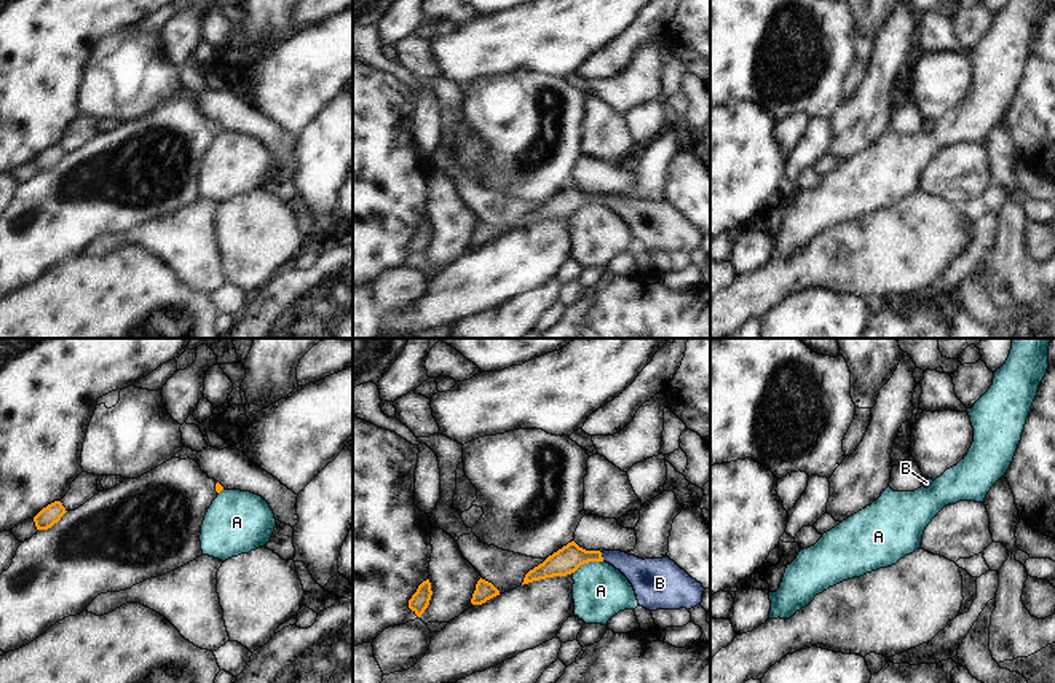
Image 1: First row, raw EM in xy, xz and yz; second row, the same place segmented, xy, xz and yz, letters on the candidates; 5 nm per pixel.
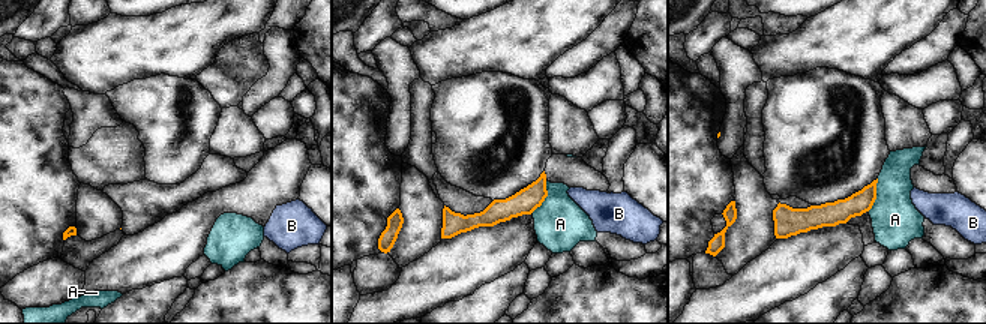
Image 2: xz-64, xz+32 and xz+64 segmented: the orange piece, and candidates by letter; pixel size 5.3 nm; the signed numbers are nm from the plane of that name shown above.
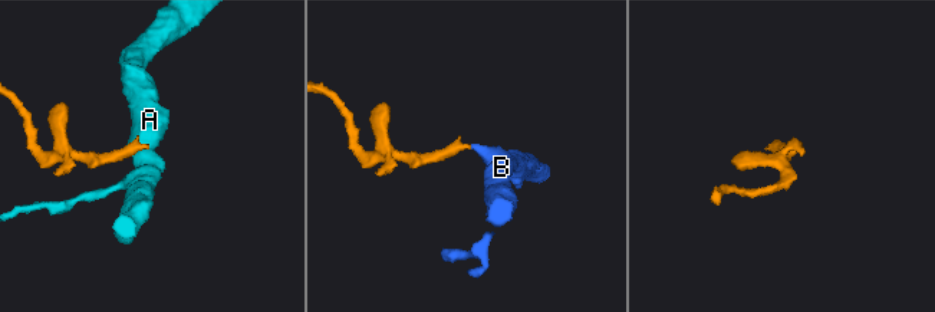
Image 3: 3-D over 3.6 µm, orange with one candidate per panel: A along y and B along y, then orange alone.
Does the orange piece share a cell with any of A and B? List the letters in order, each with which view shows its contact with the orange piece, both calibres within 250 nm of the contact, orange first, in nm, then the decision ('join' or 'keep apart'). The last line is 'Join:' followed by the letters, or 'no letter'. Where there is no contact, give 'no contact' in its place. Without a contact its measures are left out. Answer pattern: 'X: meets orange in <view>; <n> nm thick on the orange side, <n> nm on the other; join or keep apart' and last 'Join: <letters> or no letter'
A: meets orange in xz; 140 nm thick on the orange side, 280 nm on the other; keep apart
B: meets orange in xz; 140 nm thick on the orange side, 180 nm on the other; join
Join: B

